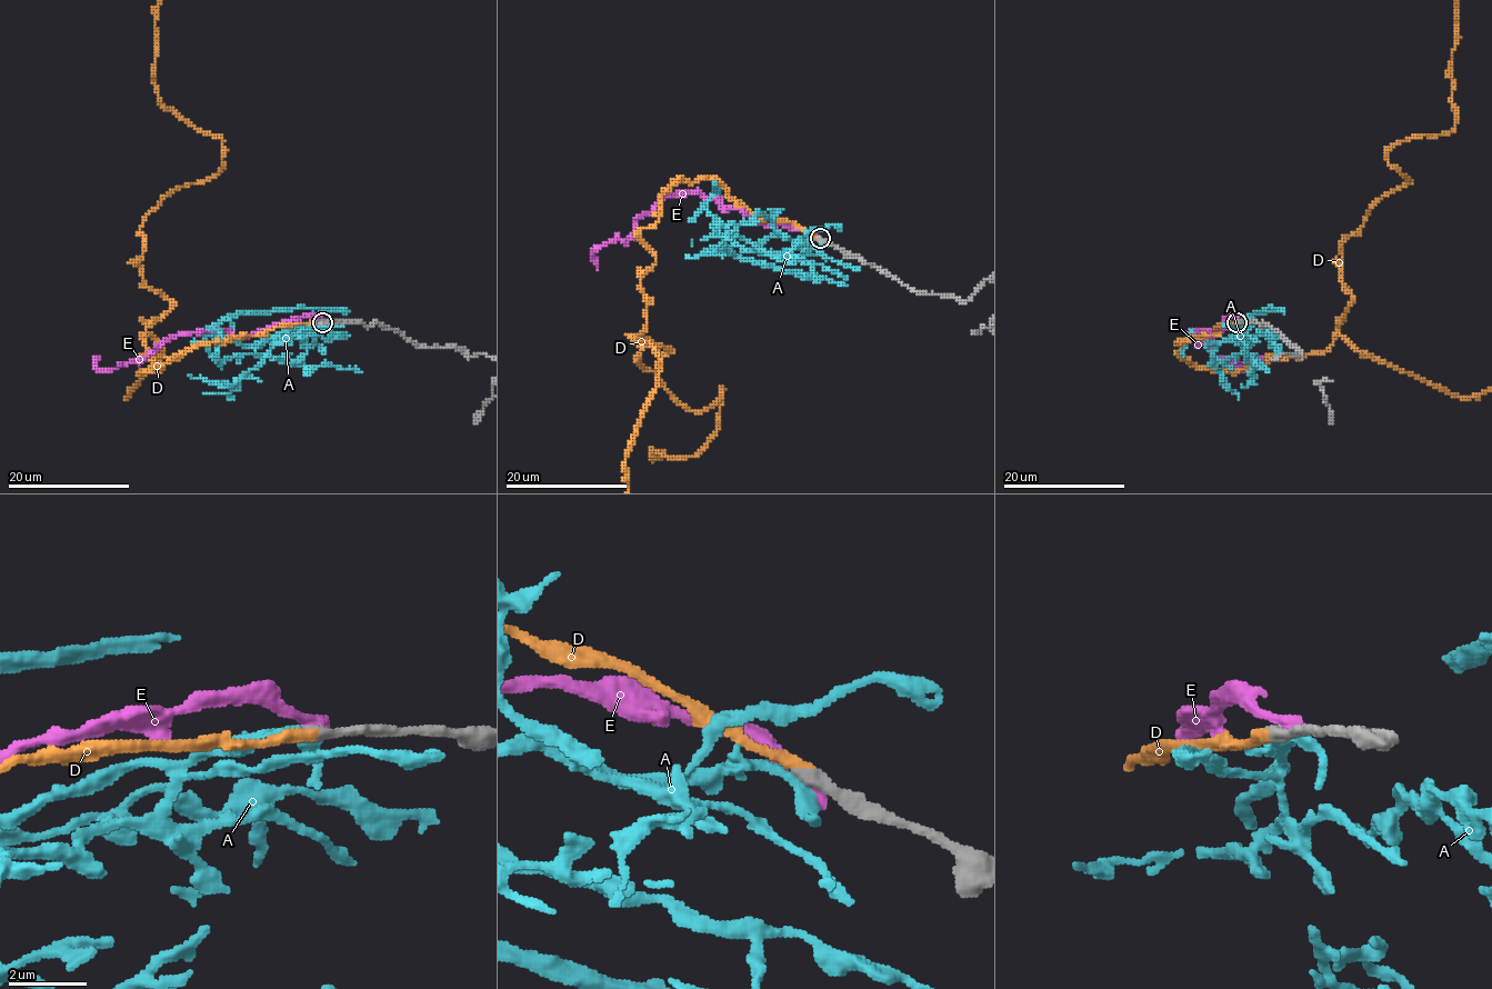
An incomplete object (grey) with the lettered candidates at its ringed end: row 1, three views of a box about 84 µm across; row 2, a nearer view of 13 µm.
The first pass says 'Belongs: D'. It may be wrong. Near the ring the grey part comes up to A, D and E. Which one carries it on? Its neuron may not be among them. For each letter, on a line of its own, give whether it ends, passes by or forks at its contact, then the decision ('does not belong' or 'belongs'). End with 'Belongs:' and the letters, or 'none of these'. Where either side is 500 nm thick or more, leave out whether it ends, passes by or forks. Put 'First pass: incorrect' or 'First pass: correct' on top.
First pass: correct
A: it passes by; does not belong
D: it ends; belongs
E: it ends; does not belong
Belongs: D

